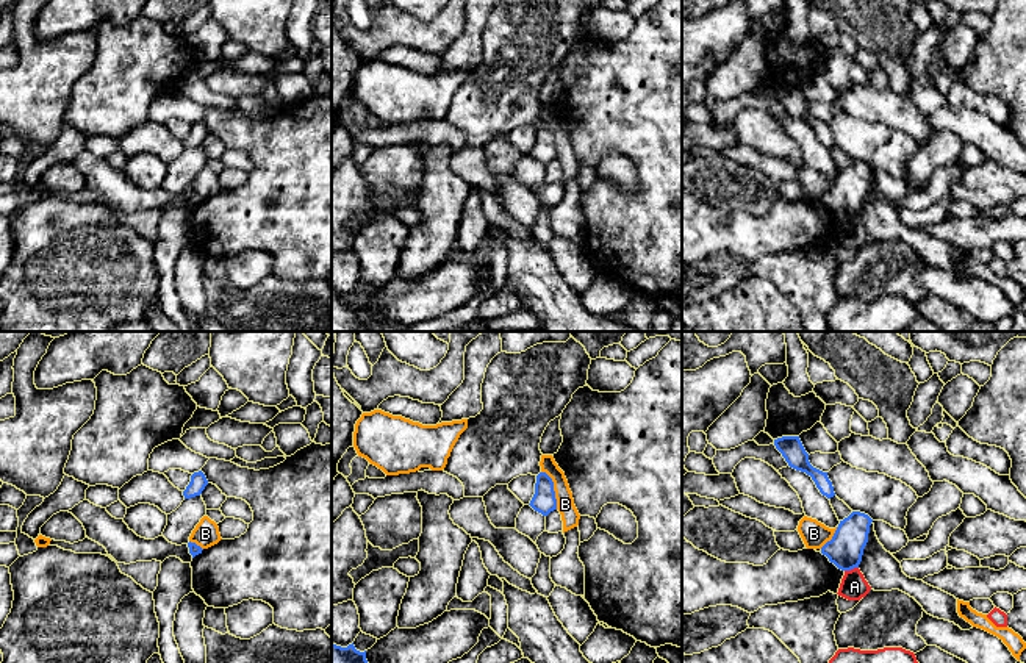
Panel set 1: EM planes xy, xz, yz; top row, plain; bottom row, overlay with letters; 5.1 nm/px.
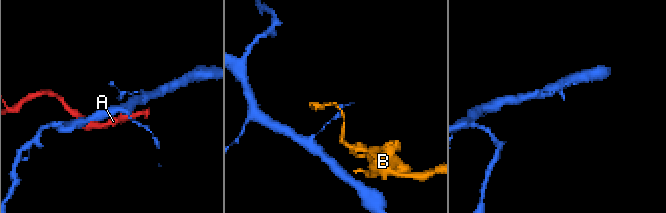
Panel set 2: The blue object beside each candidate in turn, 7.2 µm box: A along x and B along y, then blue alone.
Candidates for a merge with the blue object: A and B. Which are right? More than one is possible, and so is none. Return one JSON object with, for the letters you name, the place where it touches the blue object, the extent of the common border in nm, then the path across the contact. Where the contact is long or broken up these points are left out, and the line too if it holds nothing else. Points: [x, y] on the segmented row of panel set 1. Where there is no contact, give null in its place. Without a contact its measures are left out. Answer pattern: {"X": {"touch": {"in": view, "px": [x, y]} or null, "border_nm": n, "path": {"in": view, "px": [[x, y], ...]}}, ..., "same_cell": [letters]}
{"same_cell": []}

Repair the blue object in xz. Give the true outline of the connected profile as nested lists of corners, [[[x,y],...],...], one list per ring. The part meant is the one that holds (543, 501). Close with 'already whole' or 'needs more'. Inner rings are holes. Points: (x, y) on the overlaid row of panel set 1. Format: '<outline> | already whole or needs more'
[[[540,472],[536,475],[535,494],[529,505],[543,516],[547,516],[551,511],[557,510],[554,482],[546,472]]] | already whole

